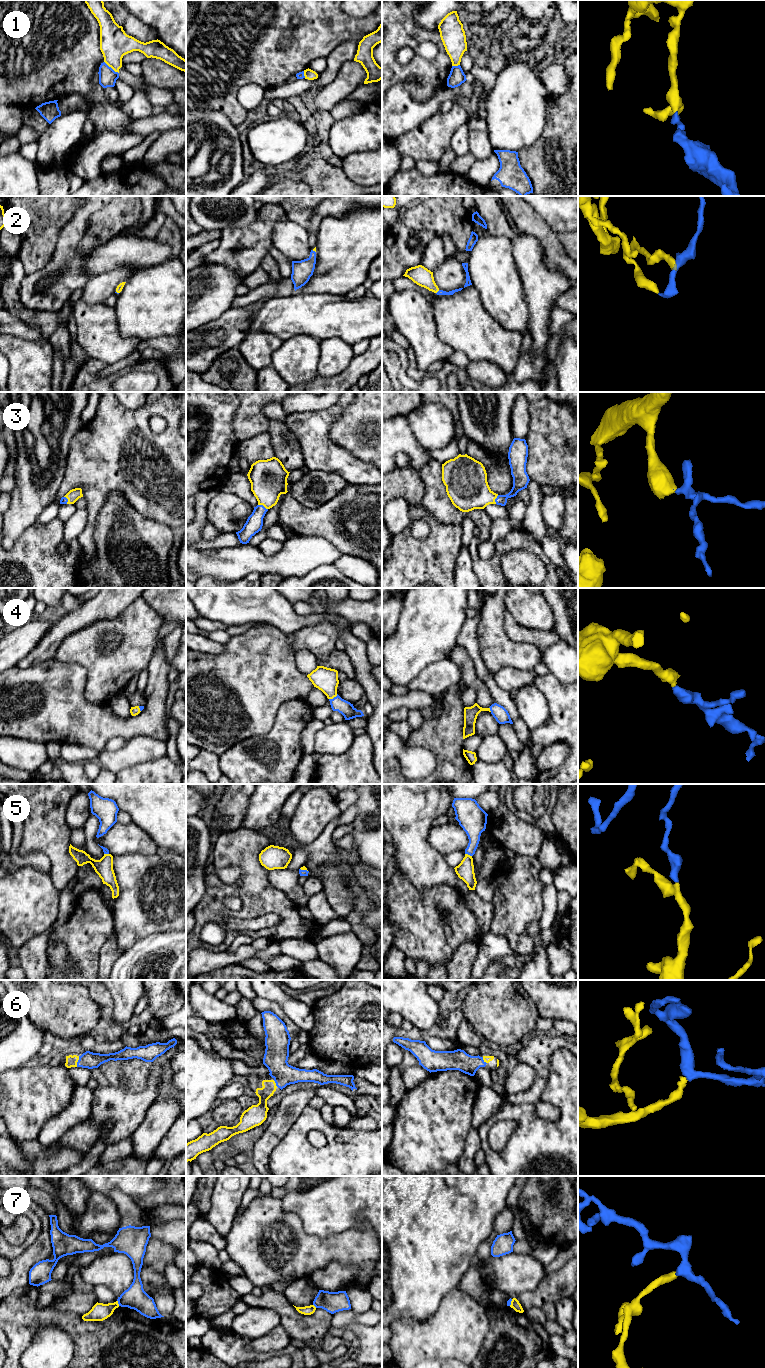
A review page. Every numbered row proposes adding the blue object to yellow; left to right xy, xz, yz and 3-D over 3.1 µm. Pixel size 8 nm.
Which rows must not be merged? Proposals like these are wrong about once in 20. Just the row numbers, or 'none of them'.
1, 7

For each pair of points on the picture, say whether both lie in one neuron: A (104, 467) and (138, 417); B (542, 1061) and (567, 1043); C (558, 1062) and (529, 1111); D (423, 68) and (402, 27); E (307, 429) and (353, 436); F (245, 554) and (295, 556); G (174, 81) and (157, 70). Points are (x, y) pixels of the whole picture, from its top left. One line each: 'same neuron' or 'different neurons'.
A: same neuron
B: same neuron
C: same neuron
D: same neuron
E: different neurons
F: same neuron
G: same neuron

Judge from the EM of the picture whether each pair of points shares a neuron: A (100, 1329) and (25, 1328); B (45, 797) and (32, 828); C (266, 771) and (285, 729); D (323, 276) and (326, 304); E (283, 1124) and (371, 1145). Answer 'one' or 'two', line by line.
A: one
B: one
C: one
D: two
E: two

